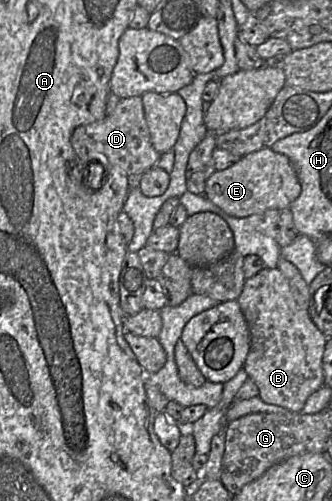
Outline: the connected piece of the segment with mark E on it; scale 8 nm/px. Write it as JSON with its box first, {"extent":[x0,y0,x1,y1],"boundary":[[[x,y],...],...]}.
{"extent":[204,148,300,218],"boundary":[[[263,148],[242,156],[238,162],[224,170],[215,171],[206,181],[204,195],[227,215],[245,218],[269,209],[278,211],[289,209],[300,192],[300,181],[289,158],[271,148]]]}

